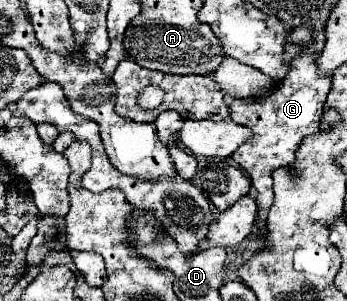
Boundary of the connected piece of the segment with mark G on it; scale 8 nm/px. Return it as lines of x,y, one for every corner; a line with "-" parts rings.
317,54
297,56
285,76
285,80
265,100
259,100
257,104
253,104
253,99
235,99
229,106
231,120
235,124
251,128
251,132
253,132
251,140
243,142
233,152
231,158
249,174
251,184
257,190
255,202
259,206
259,210
257,210
259,220
267,220
269,208
273,204
271,172
275,172
279,168
291,168
291,164
295,164
295,152
299,150
299,144
307,136
321,130
319,120
321,120
323,108
325,108
325,98
331,88
331,78
317,74
315,58
317,58

